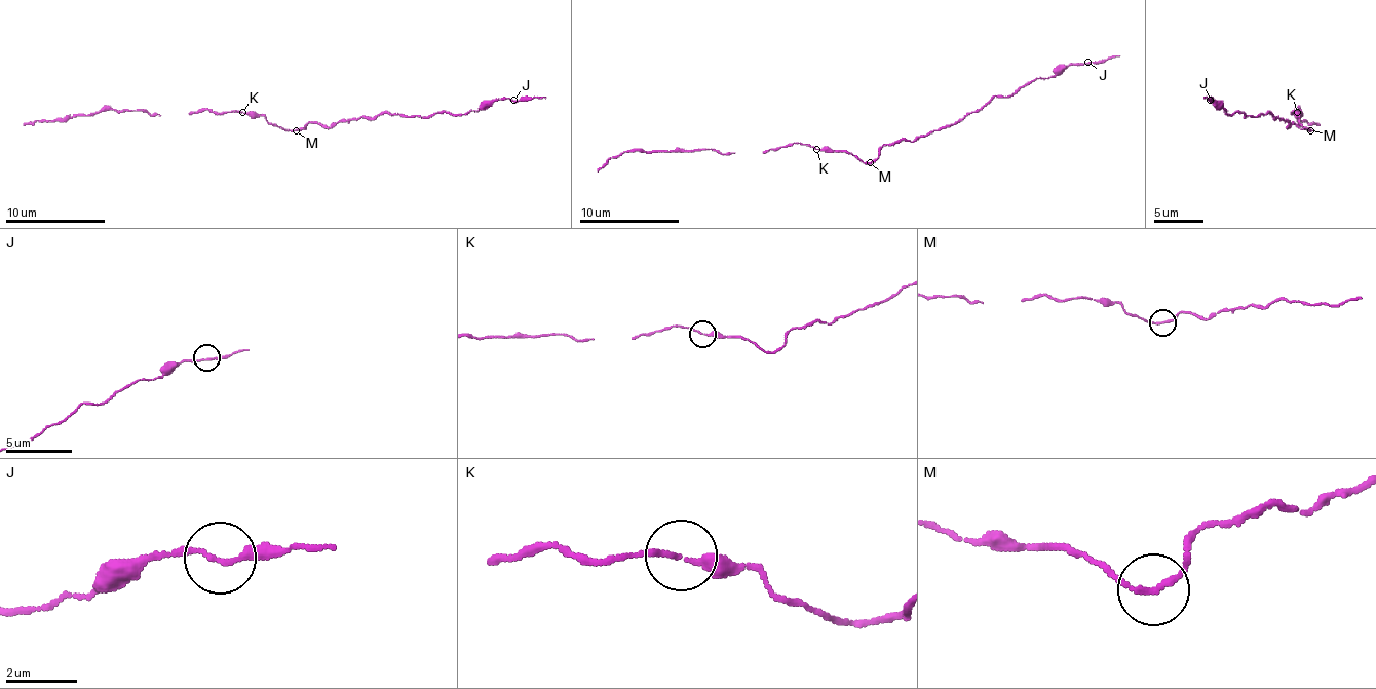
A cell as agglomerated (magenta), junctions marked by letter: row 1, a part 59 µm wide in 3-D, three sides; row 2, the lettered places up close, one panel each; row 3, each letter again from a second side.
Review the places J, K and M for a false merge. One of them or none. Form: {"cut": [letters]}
{"cut": []}

